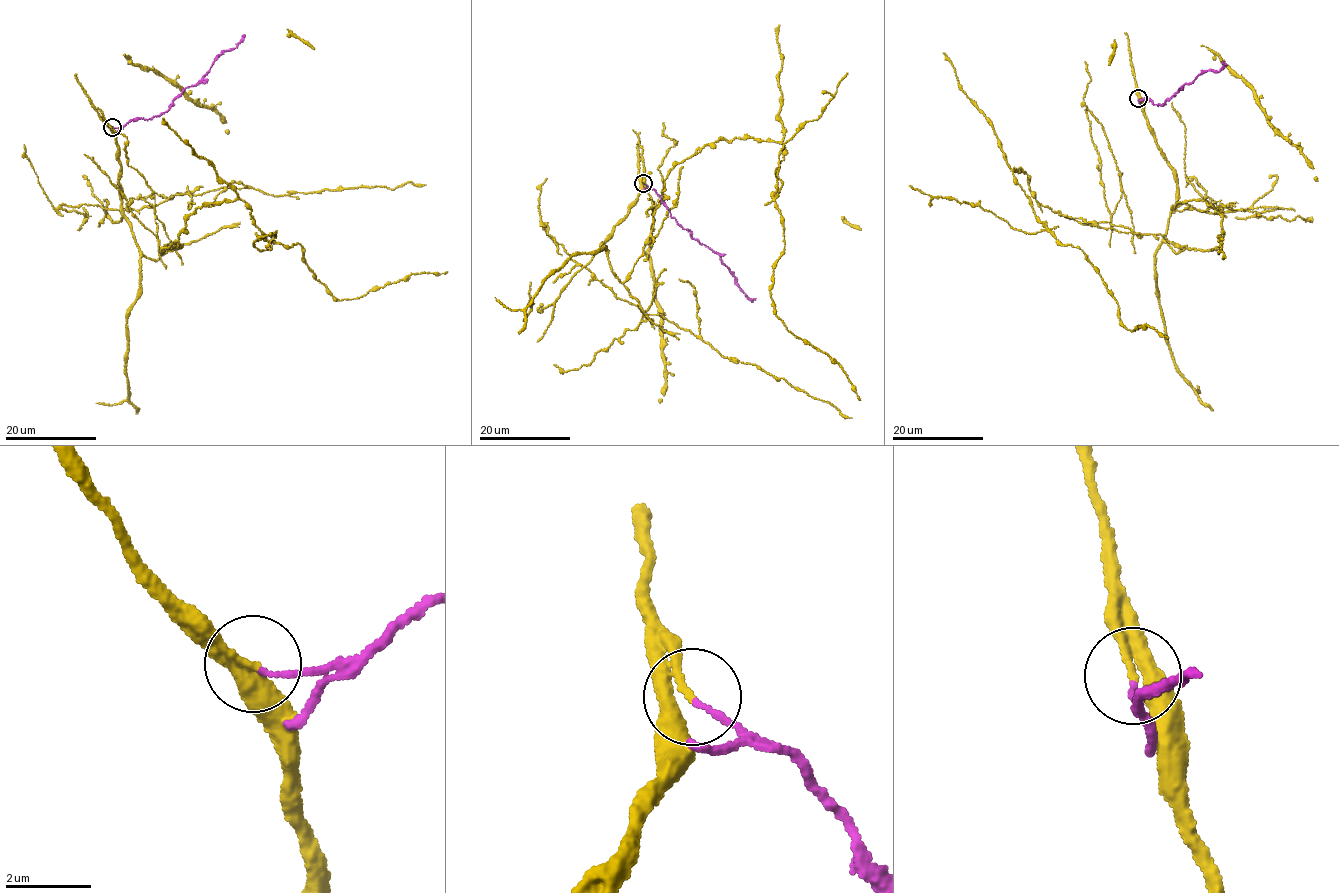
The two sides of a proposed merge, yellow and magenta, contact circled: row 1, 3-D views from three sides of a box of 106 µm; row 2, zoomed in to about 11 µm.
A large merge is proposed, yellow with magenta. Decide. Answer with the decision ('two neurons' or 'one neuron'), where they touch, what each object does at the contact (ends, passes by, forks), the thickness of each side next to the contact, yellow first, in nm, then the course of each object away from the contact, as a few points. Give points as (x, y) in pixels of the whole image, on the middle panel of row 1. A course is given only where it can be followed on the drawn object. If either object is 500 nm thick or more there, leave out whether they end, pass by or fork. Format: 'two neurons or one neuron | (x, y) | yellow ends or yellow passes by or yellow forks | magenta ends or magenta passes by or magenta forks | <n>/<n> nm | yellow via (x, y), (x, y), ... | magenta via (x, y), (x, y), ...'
two neurons | (643, 183) | yellow passes by | magenta ends | 130/120 nm | yellow via (643, 183), (600, 244), (623, 282), (669, 171), (719, 139), (782, 143), (772, 303), (860, 400) | magenta via (644, 183), (656, 191), (672, 217), (692, 237), (720, 255), (740, 291), (750, 298), (756, 298)

